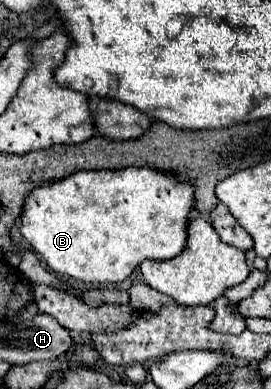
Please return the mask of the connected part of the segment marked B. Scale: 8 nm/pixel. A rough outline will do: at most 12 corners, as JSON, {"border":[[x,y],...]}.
{"border":[[80,170],[28,194],[56,274],[120,284],[184,250],[194,186]]}

